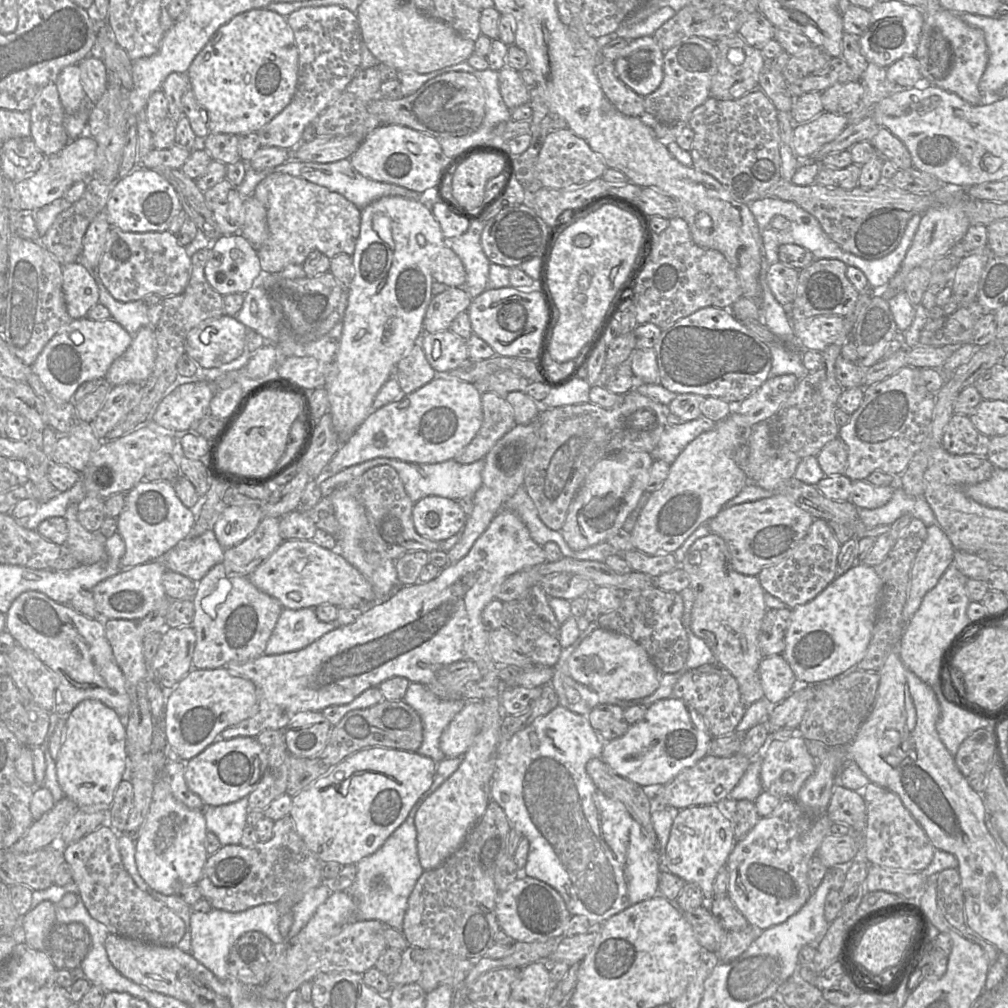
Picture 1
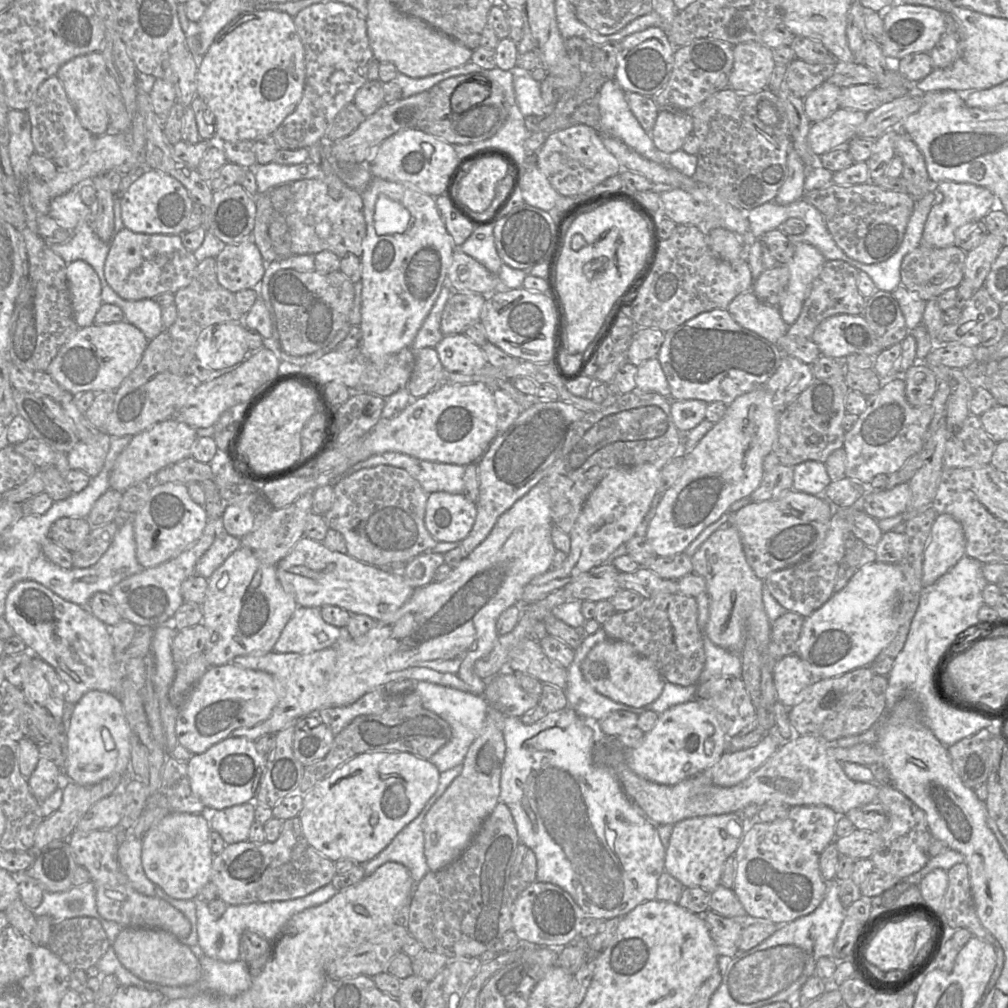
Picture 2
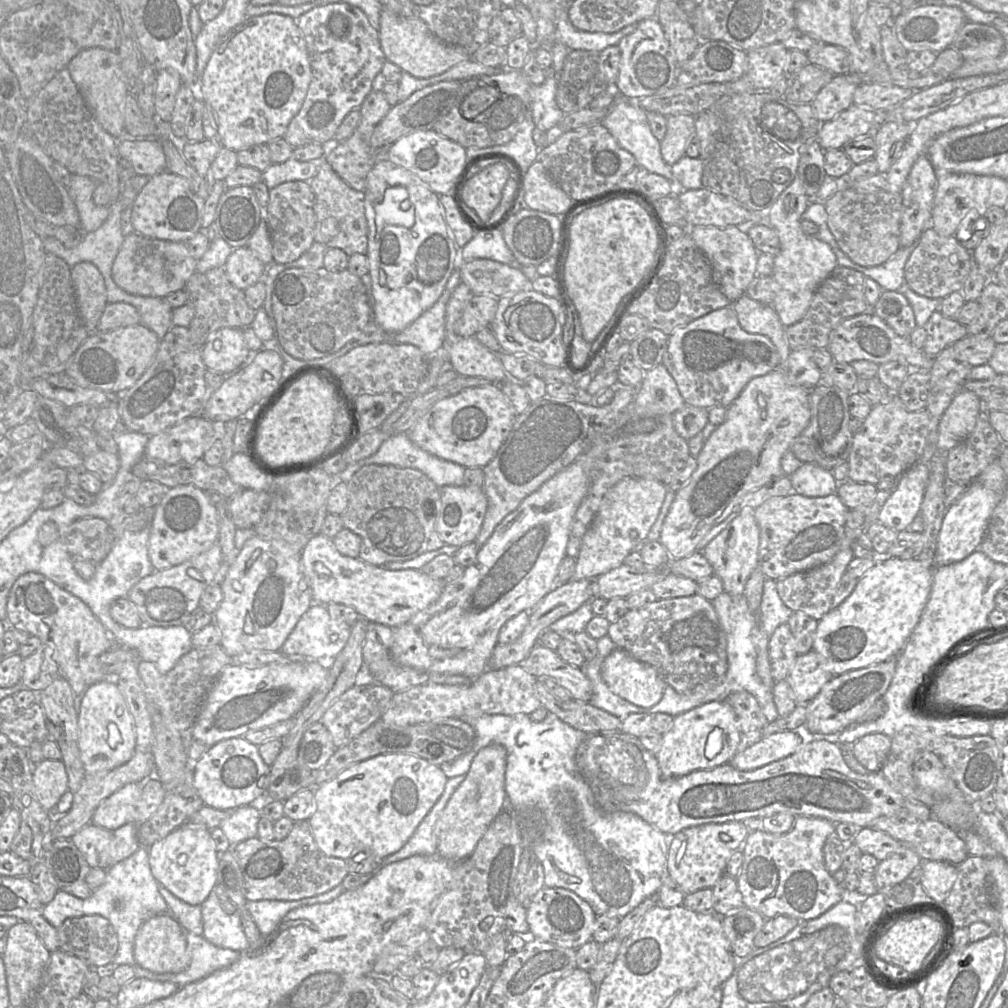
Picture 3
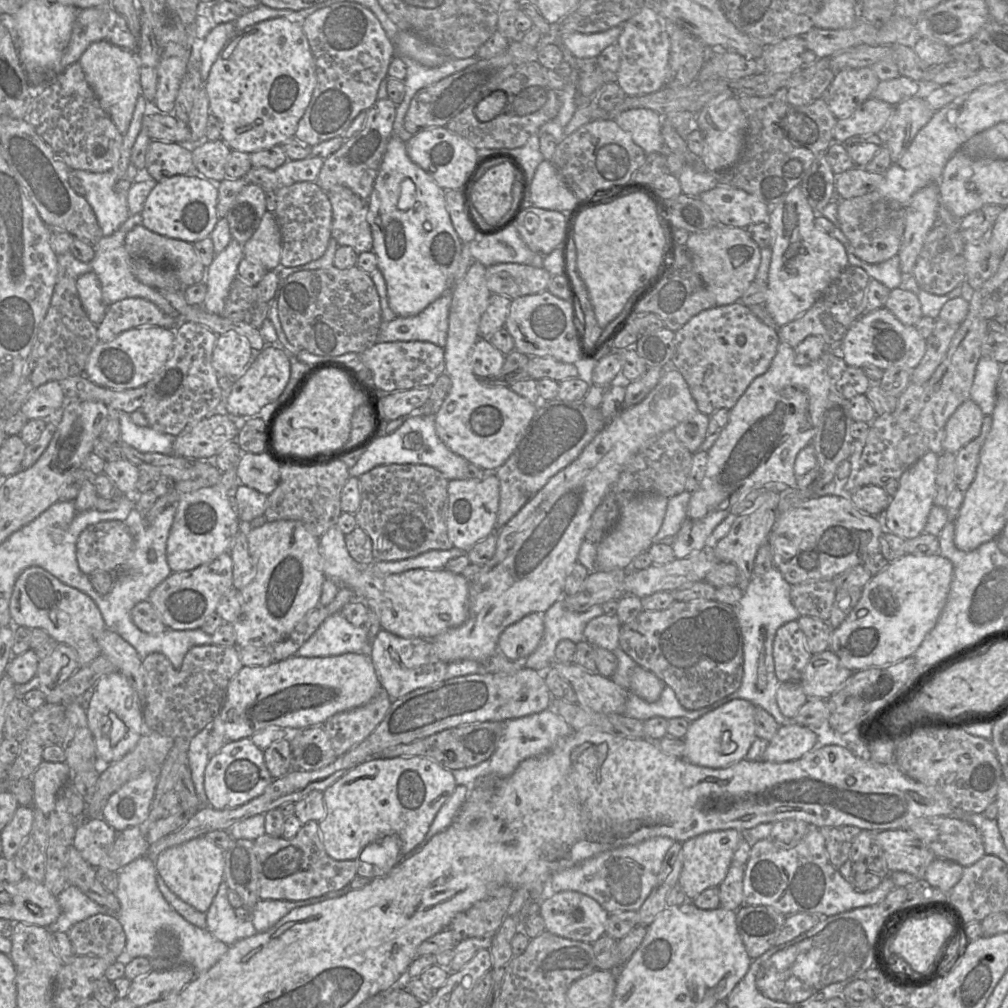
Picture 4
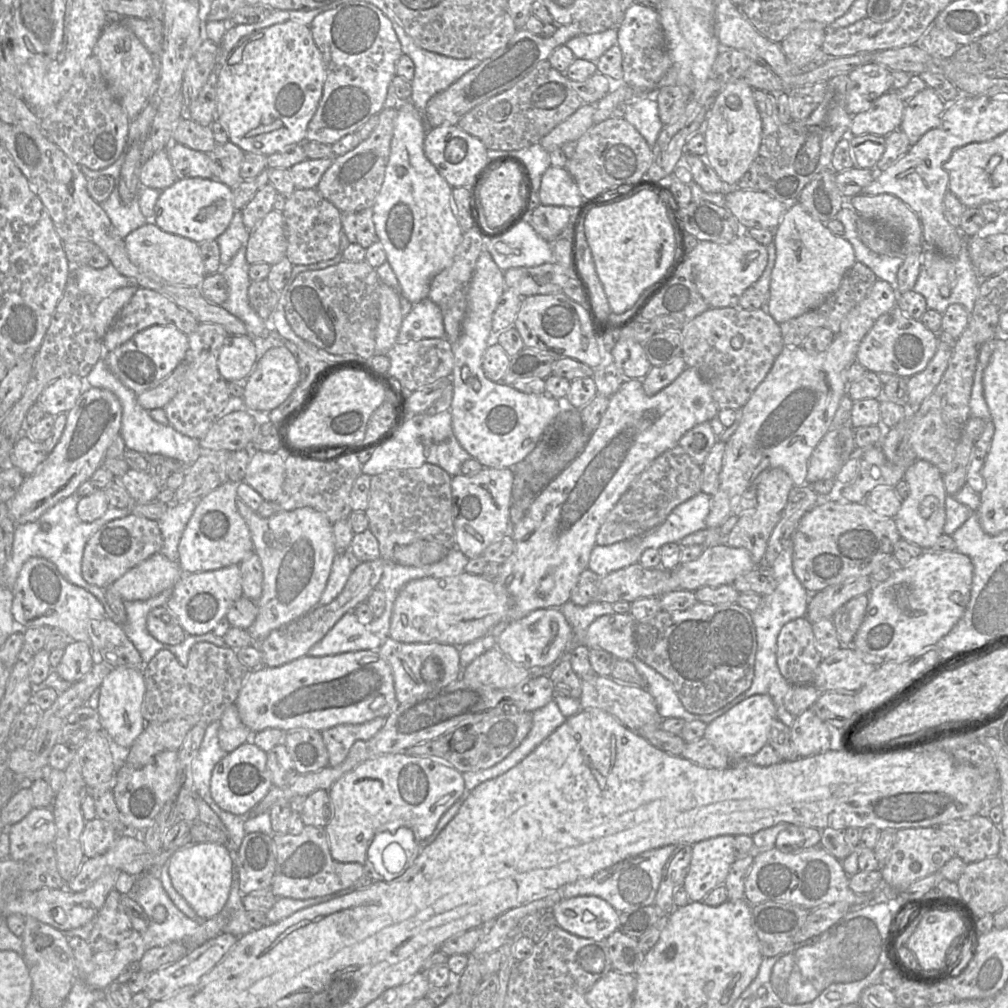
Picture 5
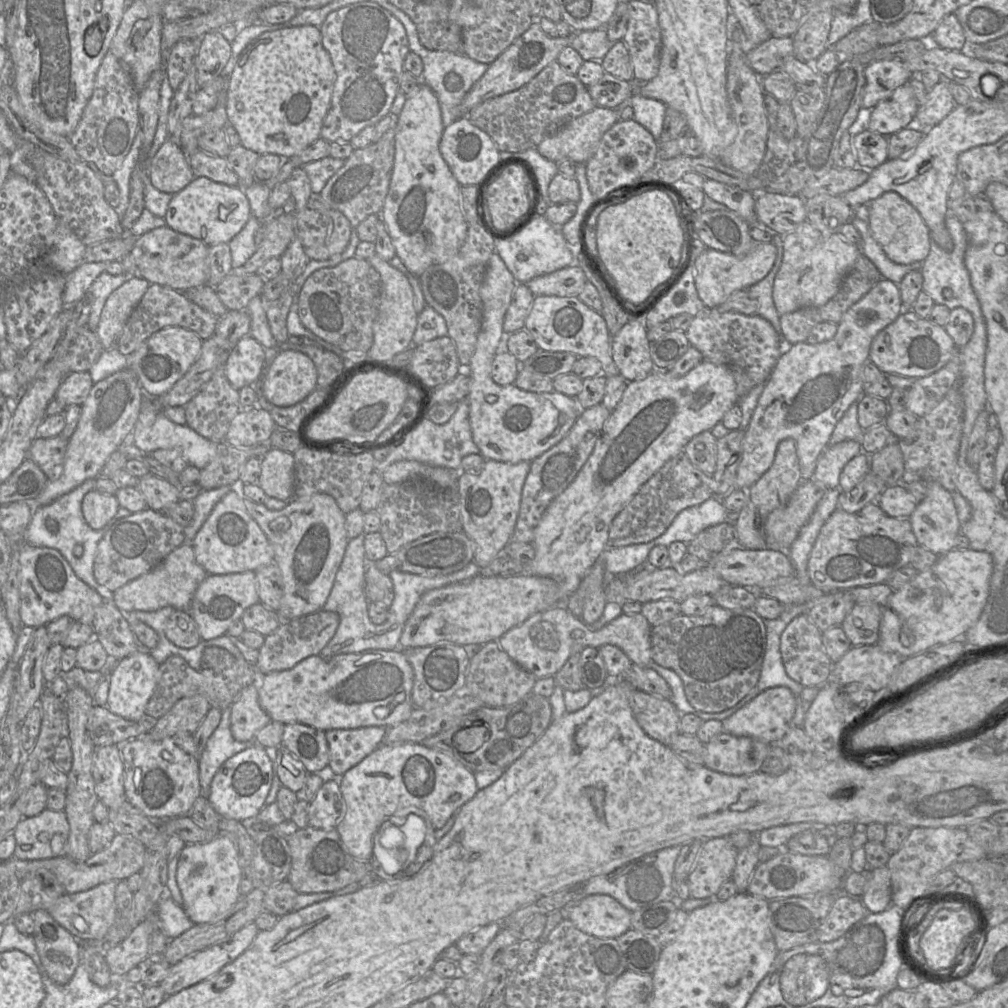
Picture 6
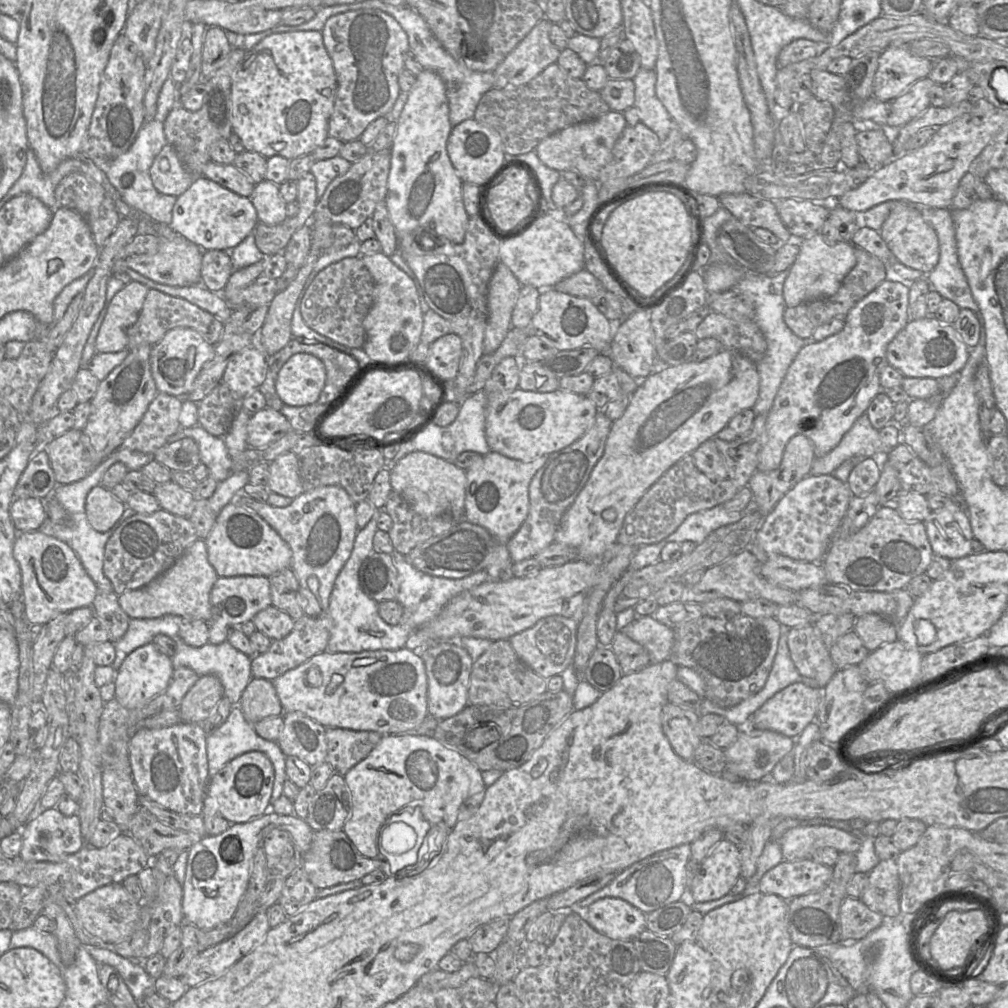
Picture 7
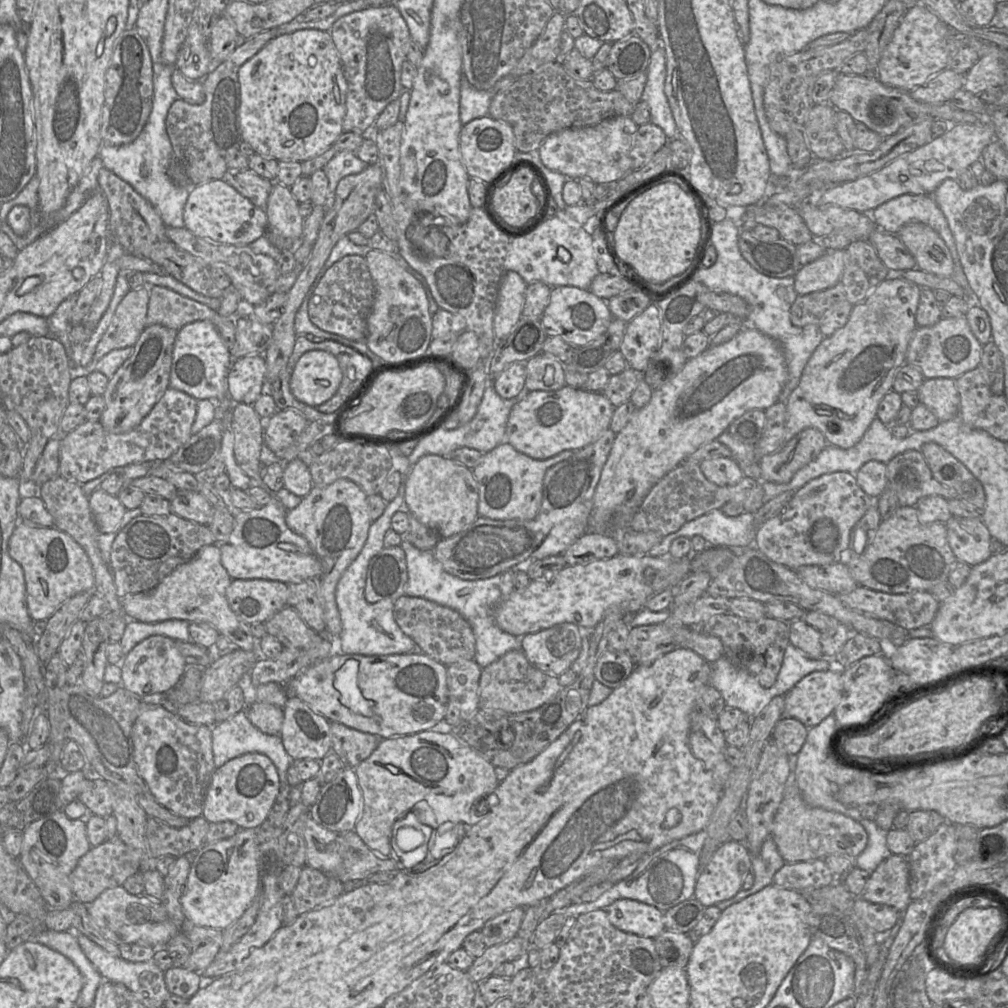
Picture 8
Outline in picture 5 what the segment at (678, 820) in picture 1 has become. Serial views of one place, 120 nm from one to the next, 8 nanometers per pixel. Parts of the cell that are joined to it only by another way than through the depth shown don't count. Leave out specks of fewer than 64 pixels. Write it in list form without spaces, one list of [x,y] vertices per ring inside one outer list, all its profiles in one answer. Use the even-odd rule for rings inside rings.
[[[720,835],[692,845],[692,858],[684,880],[691,901],[702,901],[714,888],[724,884],[736,860],[735,836]]]

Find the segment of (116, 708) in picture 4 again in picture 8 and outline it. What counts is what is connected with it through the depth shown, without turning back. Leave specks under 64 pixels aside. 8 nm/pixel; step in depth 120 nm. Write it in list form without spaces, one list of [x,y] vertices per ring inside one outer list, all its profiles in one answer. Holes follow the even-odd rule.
[[[161,635],[151,636],[137,644],[126,656],[121,666],[122,686],[140,697],[168,693],[179,684],[186,668],[187,663],[173,639]]]

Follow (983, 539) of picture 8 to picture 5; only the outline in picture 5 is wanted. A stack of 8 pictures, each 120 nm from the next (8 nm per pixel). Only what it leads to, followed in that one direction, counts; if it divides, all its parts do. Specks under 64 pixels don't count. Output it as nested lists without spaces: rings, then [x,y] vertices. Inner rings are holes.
[[[917,459],[906,470],[903,479],[909,485],[910,494],[902,501],[901,508],[894,517],[897,529],[901,538],[919,546],[924,551],[929,551],[939,537],[944,534],[947,493],[942,474],[932,463]]]

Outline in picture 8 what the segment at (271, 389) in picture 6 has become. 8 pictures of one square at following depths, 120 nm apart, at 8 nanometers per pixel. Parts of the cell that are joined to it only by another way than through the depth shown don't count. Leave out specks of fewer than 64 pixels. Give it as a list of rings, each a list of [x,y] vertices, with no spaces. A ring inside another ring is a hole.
[[[311,350],[296,363],[290,390],[298,401],[315,407],[331,399],[341,381],[342,371],[336,357],[323,350]]]

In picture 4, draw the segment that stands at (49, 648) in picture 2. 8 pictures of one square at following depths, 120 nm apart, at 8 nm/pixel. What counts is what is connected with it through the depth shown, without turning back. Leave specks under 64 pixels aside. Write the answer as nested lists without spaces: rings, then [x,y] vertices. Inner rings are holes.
[[[29,567],[19,575],[10,598],[9,611],[18,626],[43,629],[58,643],[74,648],[80,667],[100,655],[99,635],[105,629],[105,623],[94,601],[41,567]]]

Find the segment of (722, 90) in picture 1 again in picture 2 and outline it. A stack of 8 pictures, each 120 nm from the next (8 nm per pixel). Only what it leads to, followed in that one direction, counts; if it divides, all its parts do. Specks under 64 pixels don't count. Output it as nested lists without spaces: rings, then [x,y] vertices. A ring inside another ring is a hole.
[[[761,42],[733,46],[734,64],[728,87],[739,93],[756,93],[768,86],[776,66],[771,48]]]

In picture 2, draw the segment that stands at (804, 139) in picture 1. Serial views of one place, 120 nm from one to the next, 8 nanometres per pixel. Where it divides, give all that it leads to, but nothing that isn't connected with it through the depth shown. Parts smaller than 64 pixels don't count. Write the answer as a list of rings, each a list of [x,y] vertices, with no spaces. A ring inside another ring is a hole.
[[[839,108],[824,120],[811,124],[808,143],[816,156],[838,147],[845,147],[856,136],[857,128],[864,122],[867,113]]]

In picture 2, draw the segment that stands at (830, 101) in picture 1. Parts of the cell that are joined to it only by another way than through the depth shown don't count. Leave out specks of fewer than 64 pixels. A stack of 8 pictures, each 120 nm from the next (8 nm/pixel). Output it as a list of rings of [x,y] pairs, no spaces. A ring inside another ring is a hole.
[[[861,84],[841,88],[839,103],[840,108],[869,113],[894,99],[890,92],[876,85]]]

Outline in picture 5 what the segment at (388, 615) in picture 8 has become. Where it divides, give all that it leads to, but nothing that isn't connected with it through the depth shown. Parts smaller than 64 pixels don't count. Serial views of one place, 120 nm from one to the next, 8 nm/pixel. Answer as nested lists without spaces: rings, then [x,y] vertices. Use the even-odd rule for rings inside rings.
[[[350,549],[337,554],[331,567],[326,588],[318,603],[319,606],[328,605],[341,593],[352,571],[359,563],[362,562],[355,560]],[[350,611],[308,651],[307,656],[331,656],[360,650],[378,651],[389,637],[386,633],[373,633],[371,623],[360,623],[354,611]]]

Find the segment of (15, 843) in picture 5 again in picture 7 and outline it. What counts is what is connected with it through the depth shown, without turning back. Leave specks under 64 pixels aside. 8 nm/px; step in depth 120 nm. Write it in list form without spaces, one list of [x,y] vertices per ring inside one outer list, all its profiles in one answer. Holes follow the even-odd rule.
[[[57,808],[44,810],[34,820],[28,820],[21,829],[16,829],[14,832],[22,836],[23,844],[19,857],[26,861],[57,862],[78,852],[86,845],[81,834],[78,815],[66,816]]]

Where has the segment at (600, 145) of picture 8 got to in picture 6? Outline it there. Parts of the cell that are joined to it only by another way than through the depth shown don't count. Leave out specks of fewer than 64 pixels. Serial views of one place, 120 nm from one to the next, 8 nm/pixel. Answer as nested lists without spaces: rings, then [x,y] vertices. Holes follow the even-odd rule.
[[[596,106],[546,137],[536,148],[553,162],[569,159],[586,164],[596,152],[604,133],[618,121],[617,110]]]

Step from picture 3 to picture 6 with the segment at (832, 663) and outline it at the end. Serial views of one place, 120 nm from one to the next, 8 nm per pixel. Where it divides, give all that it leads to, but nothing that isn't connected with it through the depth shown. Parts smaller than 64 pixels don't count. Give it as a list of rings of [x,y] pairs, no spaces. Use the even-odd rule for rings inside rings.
[[[972,549],[951,550],[939,555],[933,566],[926,571],[918,572],[913,580],[901,589],[895,590],[882,606],[880,636],[876,644],[886,652],[906,658],[930,647],[949,643],[958,635],[965,634],[977,623],[987,603],[992,573],[993,558],[987,552]]]

